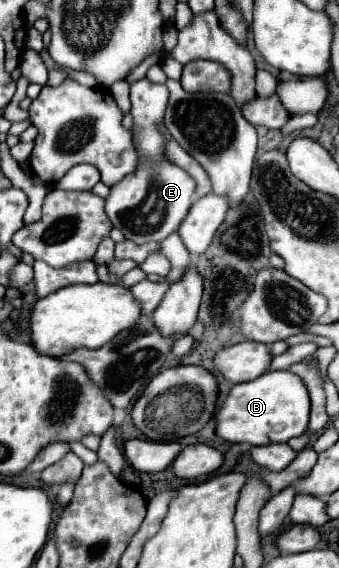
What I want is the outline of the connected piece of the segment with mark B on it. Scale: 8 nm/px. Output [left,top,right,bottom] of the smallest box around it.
[217,371,309,443]

